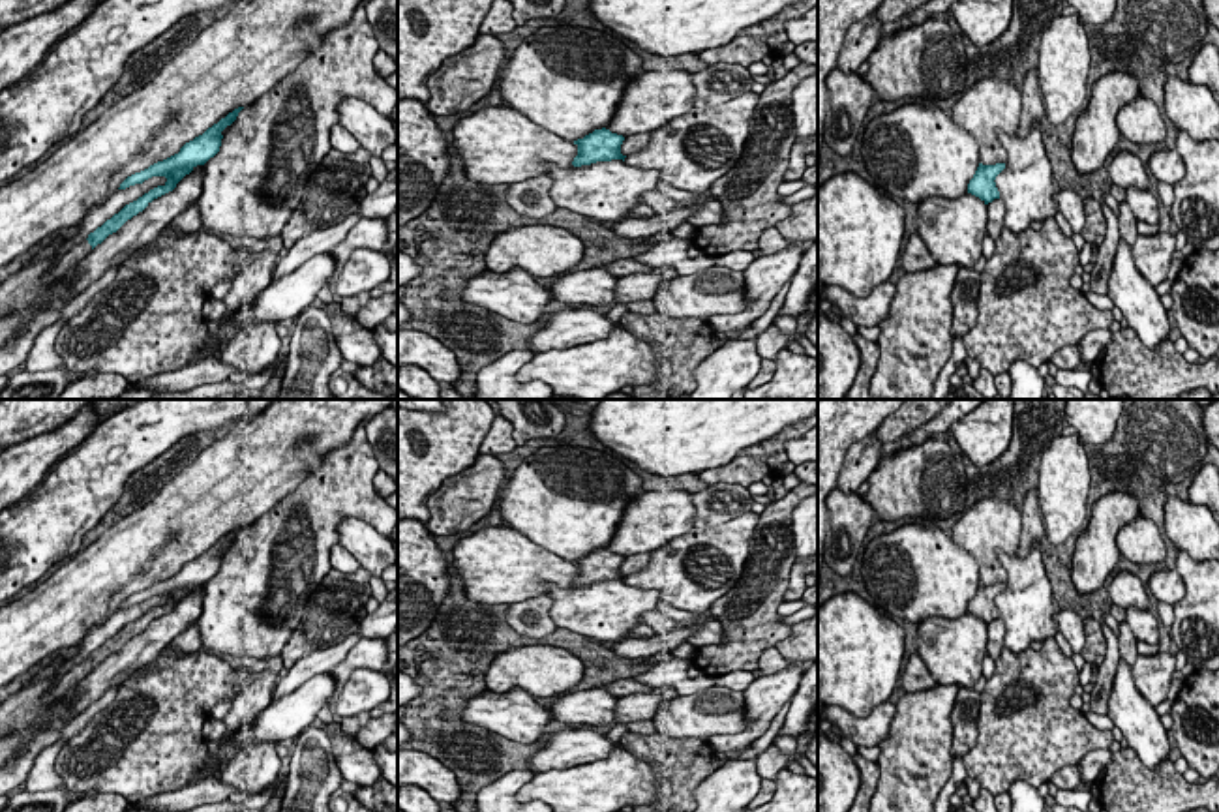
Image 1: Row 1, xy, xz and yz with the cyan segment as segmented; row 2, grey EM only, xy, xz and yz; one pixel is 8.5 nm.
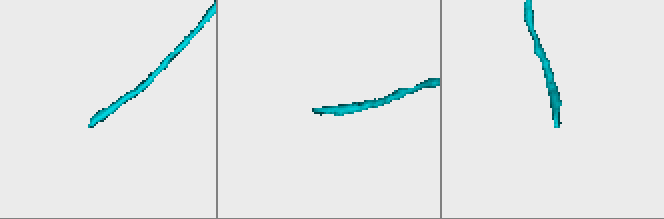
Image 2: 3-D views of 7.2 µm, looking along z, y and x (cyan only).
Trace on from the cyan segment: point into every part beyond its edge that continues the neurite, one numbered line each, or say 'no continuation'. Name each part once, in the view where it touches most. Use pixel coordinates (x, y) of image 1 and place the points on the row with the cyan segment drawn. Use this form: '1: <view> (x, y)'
1: xy (21, 287)

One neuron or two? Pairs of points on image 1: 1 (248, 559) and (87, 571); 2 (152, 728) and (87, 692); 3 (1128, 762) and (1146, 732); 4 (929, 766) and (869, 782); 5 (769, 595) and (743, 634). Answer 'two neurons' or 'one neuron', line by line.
1: two neurons
2: two neurons
3: two neurons
4: two neurons
5: one neuron

